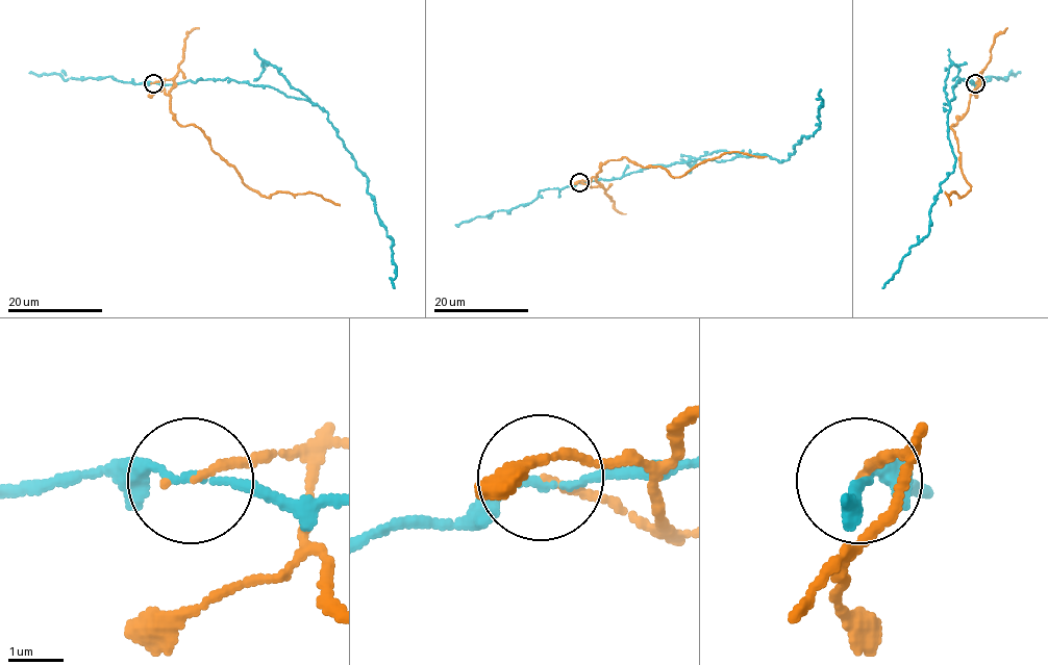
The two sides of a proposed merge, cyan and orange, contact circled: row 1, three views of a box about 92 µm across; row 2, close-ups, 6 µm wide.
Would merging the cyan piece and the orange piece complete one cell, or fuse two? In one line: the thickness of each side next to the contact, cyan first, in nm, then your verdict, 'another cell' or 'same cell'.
130/130 nm | another cell

